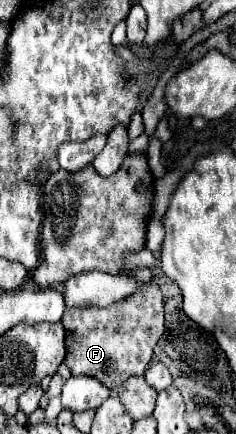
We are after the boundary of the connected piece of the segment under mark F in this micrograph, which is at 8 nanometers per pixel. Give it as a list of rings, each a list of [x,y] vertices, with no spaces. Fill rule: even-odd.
[[[156,279],[146,283],[136,295],[106,309],[72,307],[64,311],[62,325],[66,329],[66,359],[72,375],[96,377],[108,389],[132,375],[144,375],[152,359],[152,349],[164,333],[162,293]]]

